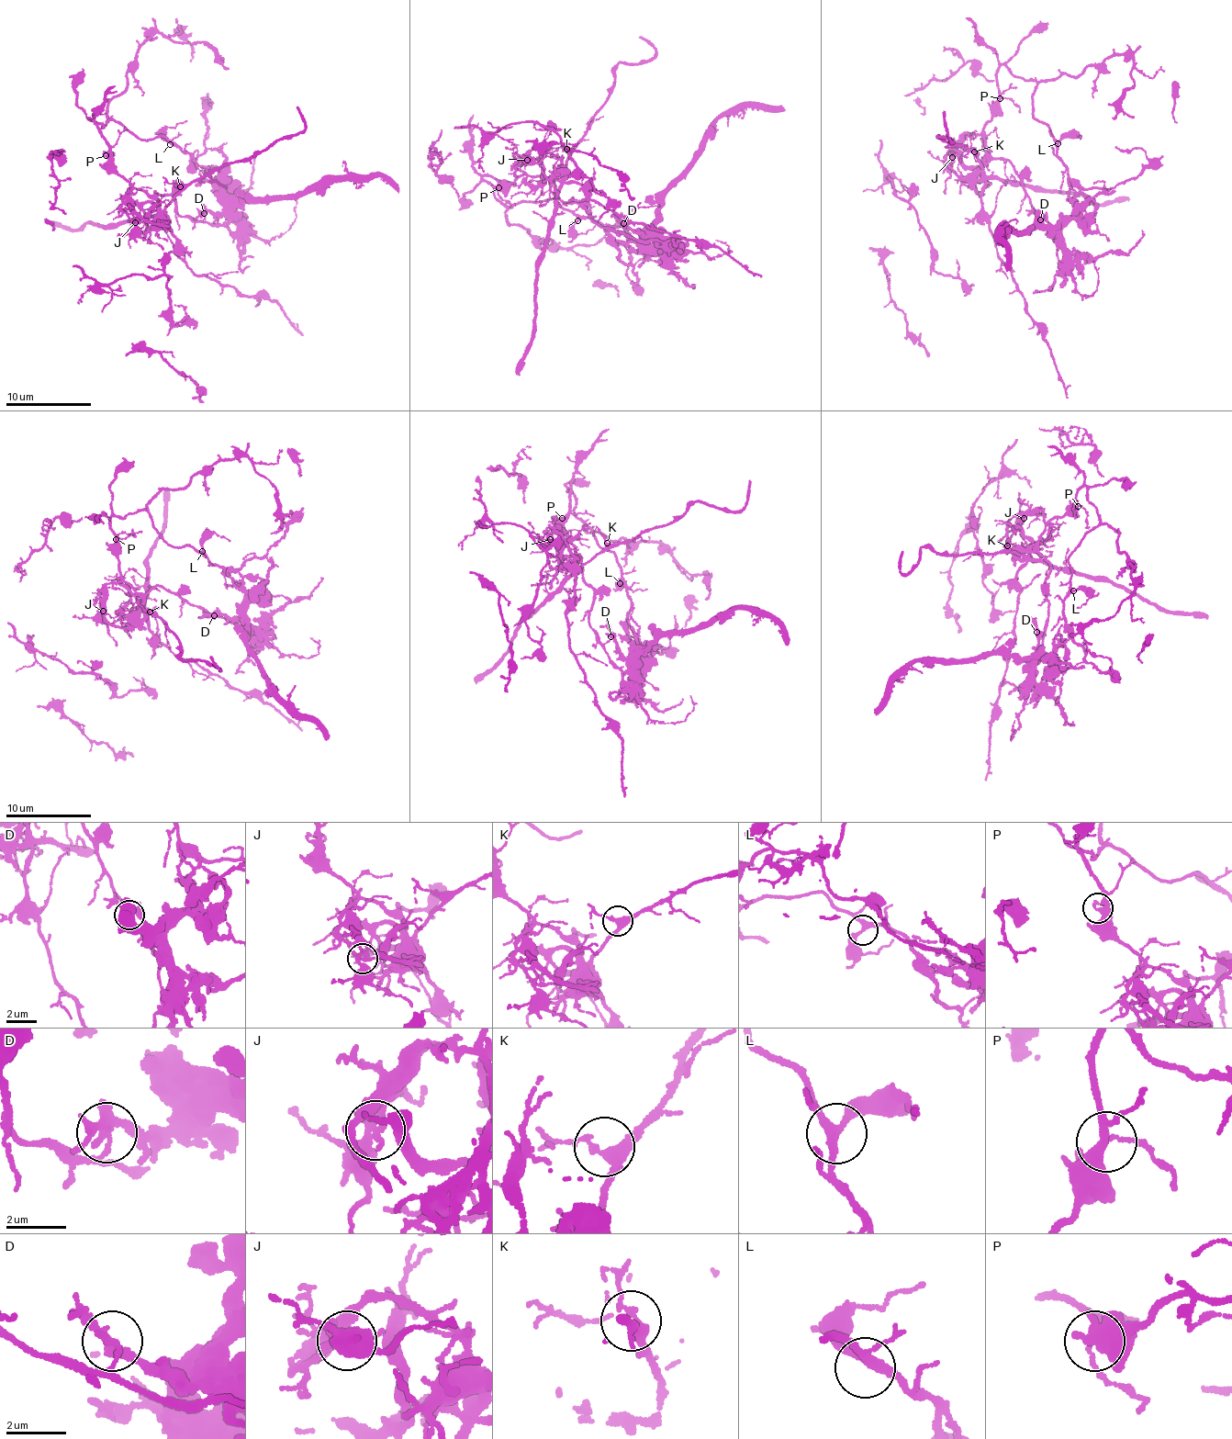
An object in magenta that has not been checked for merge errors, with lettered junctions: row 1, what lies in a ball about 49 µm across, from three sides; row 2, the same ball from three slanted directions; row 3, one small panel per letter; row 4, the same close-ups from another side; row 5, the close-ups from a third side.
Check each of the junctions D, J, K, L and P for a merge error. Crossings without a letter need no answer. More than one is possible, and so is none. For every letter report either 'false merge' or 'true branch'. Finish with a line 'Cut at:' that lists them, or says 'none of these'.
D: false merge
J: false merge
K: true branch
L: true branch
P: true branch
Cut at: D, J

